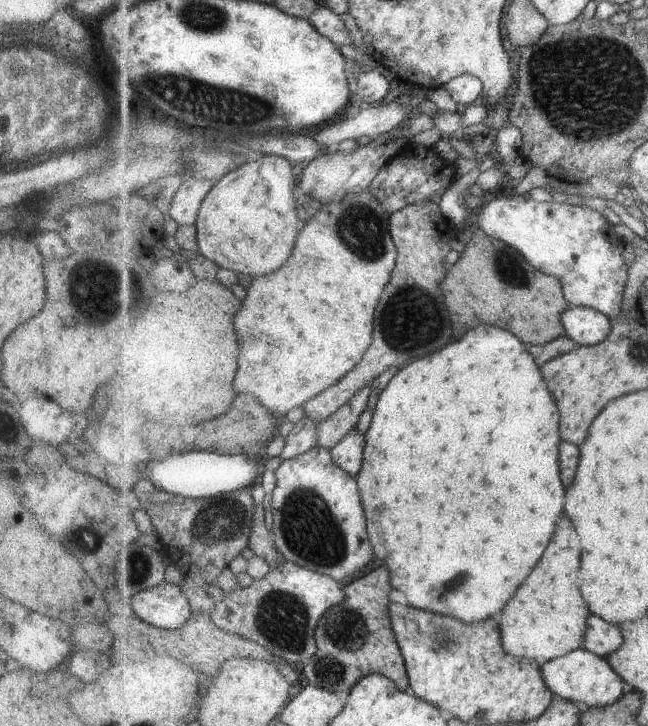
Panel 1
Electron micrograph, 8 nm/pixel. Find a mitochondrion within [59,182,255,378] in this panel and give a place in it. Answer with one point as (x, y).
(103, 284)

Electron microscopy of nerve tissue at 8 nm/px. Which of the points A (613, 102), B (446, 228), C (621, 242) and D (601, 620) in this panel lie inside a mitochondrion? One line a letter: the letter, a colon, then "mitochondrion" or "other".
A: mitochondrion
B: other
C: other
D: other

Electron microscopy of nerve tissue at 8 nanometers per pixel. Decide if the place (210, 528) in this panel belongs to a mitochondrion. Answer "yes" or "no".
yes

